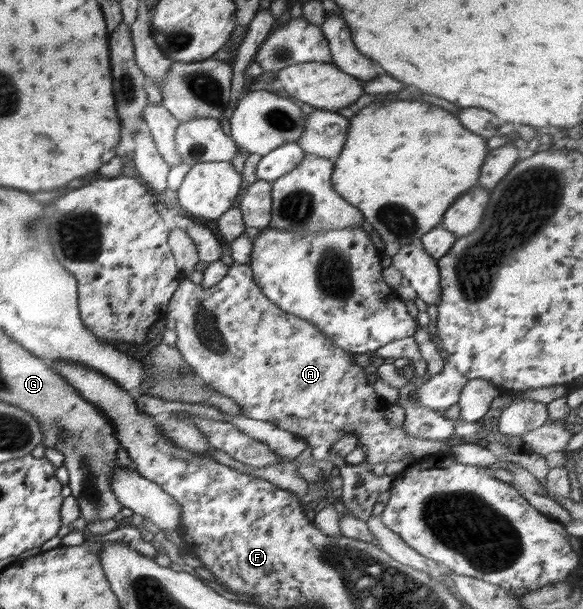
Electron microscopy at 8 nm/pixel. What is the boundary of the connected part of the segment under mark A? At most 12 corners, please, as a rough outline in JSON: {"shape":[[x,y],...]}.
{"shape":[[233,263],[183,277],[175,346],[241,414],[323,460],[449,451],[390,426],[372,377]]}

